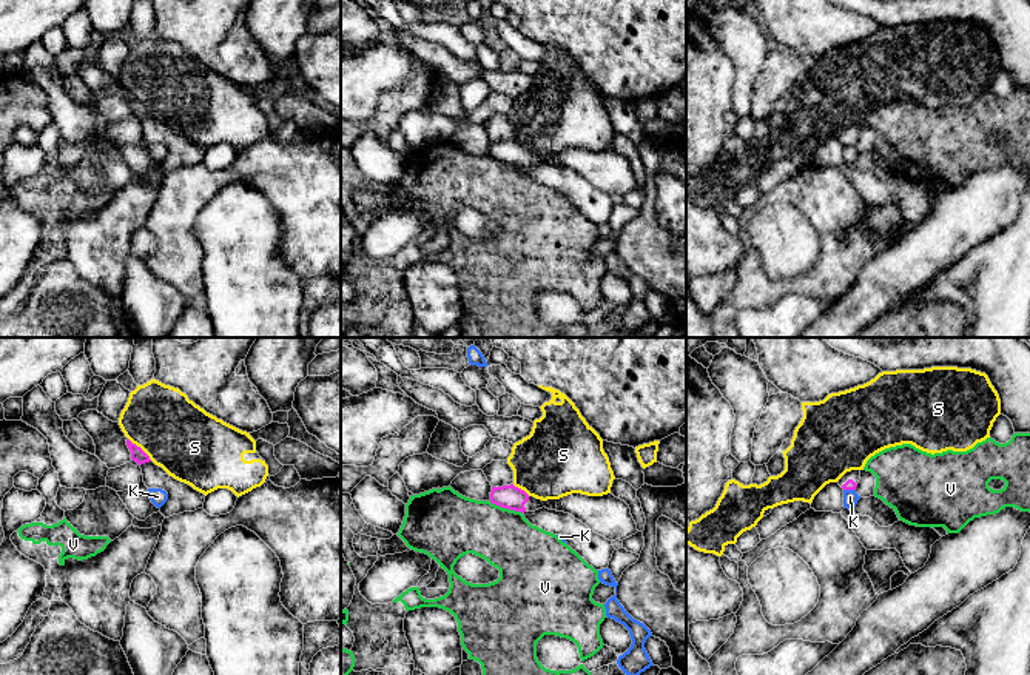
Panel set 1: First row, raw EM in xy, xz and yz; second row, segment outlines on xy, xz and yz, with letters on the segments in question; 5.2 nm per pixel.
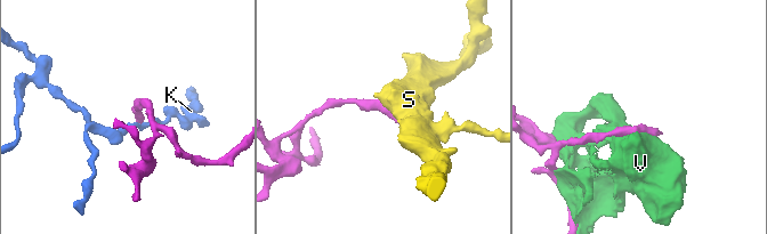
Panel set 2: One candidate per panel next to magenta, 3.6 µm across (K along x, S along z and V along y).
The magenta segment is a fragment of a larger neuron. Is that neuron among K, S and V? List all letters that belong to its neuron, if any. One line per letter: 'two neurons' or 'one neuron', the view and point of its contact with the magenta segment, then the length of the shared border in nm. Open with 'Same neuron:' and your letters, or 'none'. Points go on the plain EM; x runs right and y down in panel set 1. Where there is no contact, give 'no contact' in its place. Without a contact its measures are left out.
Same neuron: none
K: two neurons; meets magenta in yz at (850, 144); contact 60 nm long
S: two neurons; meets magenta in xy at (141, 104); contact 170 nm long
V: two neurons; meets magenta in xz at (506, 162); contact 190 nm long

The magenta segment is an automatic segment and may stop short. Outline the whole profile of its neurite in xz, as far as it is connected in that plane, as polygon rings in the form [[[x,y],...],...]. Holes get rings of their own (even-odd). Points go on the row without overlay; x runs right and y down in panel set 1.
[[[510,139],[492,142],[490,157],[521,168],[543,162],[564,166],[609,196],[623,196],[638,186],[629,160],[612,148],[603,151],[572,148],[560,154],[541,156]]]

